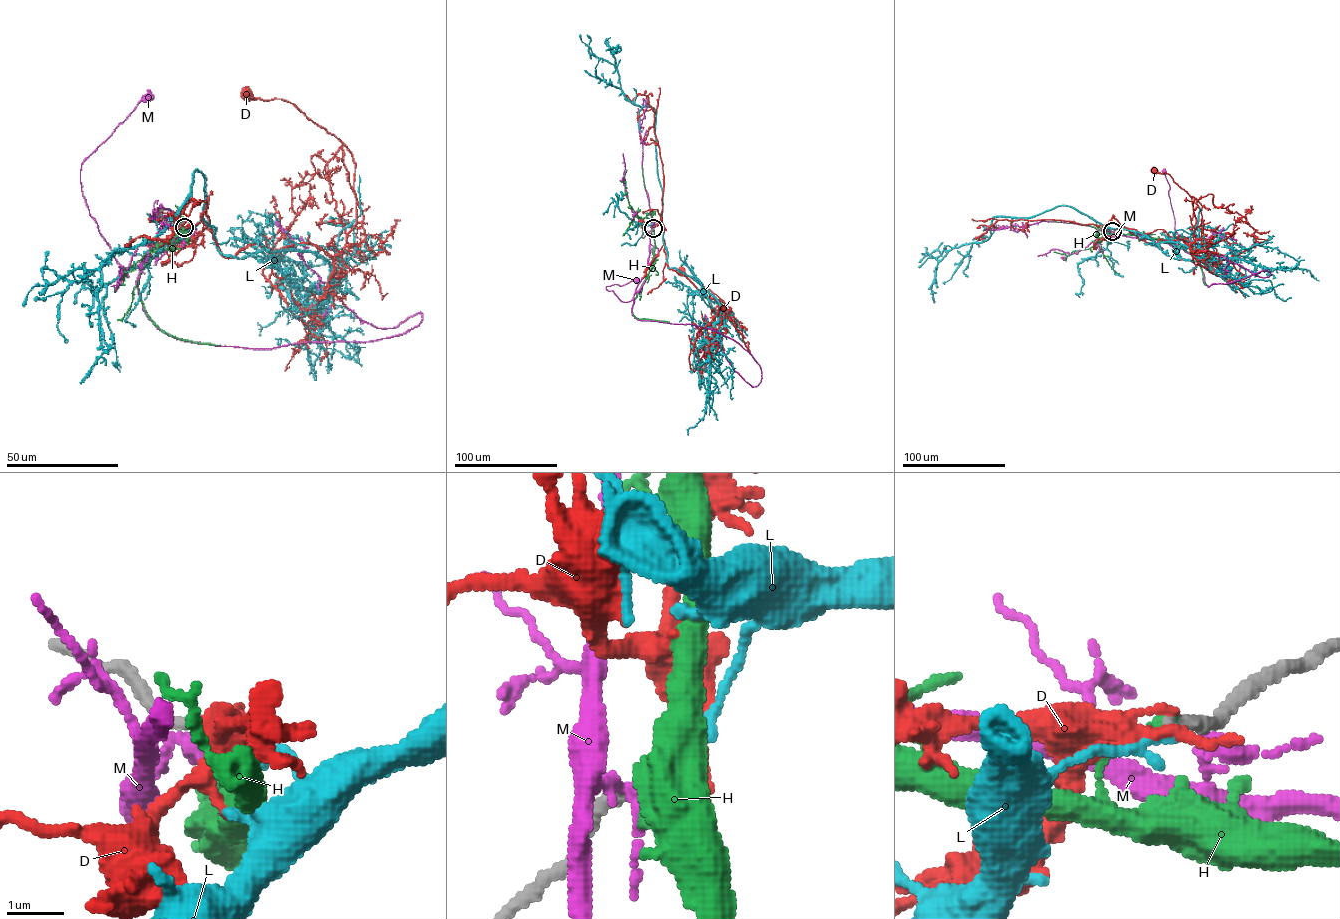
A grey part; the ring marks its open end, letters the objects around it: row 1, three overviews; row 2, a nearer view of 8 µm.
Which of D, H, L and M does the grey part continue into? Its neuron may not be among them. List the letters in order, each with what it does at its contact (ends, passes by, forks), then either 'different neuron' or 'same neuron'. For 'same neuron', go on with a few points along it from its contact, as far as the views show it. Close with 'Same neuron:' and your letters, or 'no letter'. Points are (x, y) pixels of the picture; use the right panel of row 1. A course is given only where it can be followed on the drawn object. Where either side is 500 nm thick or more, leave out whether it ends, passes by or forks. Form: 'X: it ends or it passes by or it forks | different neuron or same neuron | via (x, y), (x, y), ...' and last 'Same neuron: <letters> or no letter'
D: it passes by | different neuron
H: it ends | different neuron
L: it ends | different neuron
M: it passes by | different neuron
Same neuron: no letter

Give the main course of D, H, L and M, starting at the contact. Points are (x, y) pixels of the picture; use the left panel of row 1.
D: (184, 227), (207, 197), (225, 256), (301, 243), (332, 256), (356, 222), (351, 152), (292, 103), (246, 93)
H: (184, 227), (187, 234), (183, 241), (142, 263), (137, 280), (141, 302), (147, 316), (166, 333), (219, 345)
L: (184, 228), (211, 226), (223, 254), (328, 263), (315, 313), (295, 285), (305, 308), (260, 335)
M: (182, 228), (173, 243), (153, 248), (128, 269), (100, 234), (81, 191), (82, 163), (149, 97)

